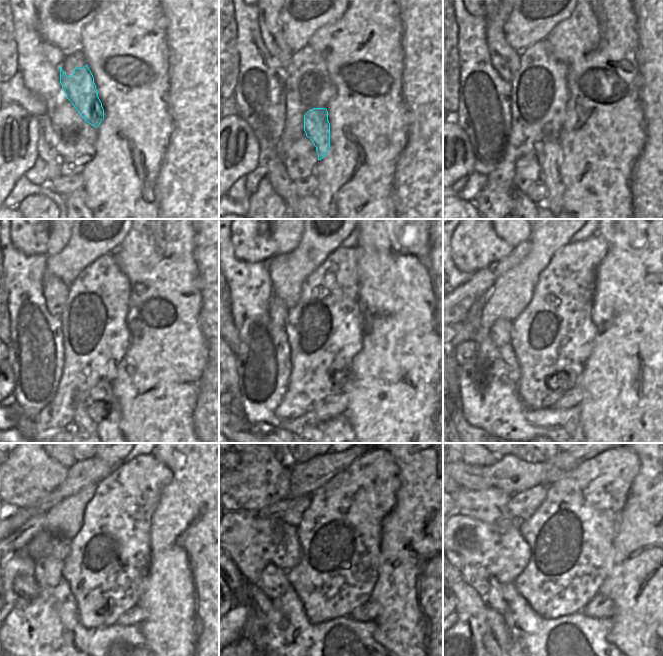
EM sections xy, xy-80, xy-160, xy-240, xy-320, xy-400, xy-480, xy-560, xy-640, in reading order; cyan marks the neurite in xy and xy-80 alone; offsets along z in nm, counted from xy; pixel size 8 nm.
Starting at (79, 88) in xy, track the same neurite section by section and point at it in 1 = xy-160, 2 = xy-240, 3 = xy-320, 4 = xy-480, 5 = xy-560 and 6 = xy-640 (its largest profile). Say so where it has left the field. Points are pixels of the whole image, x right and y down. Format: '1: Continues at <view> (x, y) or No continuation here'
1: Continues at xy-160 (548, 152)
2: Continues at xy-240 (102, 392)
3: Continues at xy-320 (340, 422)
4: No continuation here
5: No continuation here
6: No continuation here.

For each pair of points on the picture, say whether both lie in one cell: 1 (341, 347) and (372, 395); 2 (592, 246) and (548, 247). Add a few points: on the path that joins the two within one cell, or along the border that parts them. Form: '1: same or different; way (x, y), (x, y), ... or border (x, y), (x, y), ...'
1: different; border (361, 341), (344, 385)
2: different; border (569, 241), (546, 265)

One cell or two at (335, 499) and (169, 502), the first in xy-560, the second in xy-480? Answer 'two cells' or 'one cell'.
two cells

